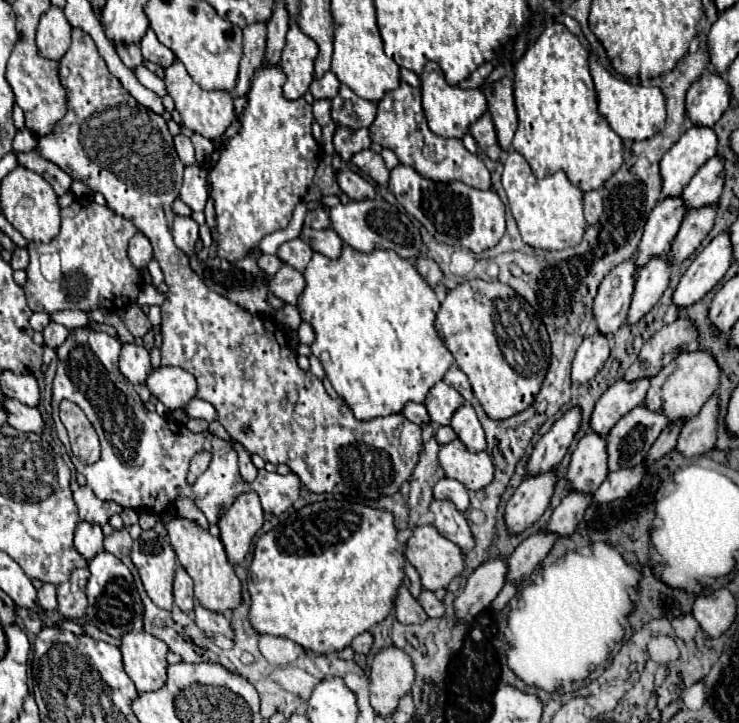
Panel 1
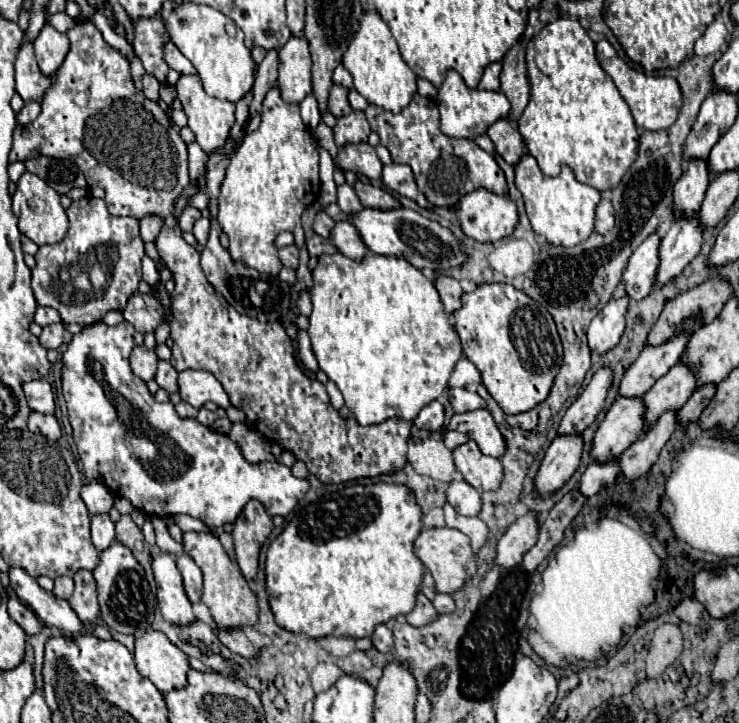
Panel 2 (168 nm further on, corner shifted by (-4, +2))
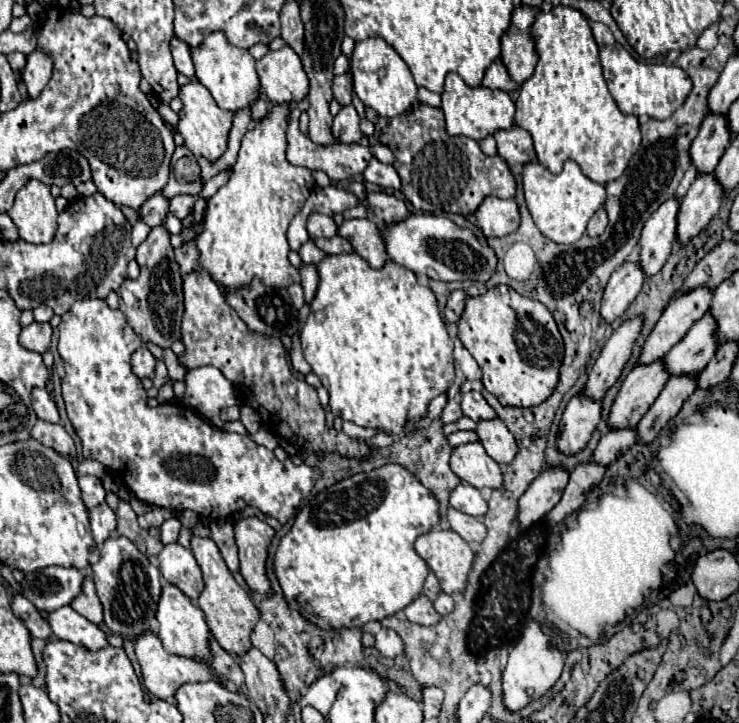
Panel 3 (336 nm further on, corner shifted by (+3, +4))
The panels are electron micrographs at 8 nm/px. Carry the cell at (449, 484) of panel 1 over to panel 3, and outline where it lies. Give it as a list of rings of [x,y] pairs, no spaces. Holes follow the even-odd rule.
[[[461,482],[453,492],[451,492],[451,506],[463,514],[469,514],[469,516],[485,516],[489,506],[487,502],[483,500],[481,492],[473,486],[469,486],[467,482]]]

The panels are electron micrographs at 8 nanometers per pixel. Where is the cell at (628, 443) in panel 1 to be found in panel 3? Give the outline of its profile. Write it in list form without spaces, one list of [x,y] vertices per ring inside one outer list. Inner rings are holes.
[[[705,312],[705,316],[691,326],[685,338],[665,354],[669,374],[697,376],[697,372],[701,372],[717,352],[719,344],[715,334],[717,334],[717,320],[711,316],[711,312]]]

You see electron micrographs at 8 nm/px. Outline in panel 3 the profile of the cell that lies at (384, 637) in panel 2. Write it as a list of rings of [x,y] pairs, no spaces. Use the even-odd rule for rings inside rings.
[[[381,628],[375,634],[375,648],[387,658],[397,658],[405,654],[405,644],[401,636],[397,636],[397,632],[393,632],[391,628]]]

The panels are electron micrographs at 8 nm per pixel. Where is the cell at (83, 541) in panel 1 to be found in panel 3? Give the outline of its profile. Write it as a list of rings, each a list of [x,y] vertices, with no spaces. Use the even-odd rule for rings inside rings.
[[[103,502],[103,504],[95,506],[93,510],[89,510],[89,522],[91,522],[93,538],[95,538],[97,544],[103,544],[117,528],[117,516],[107,506],[107,502]]]

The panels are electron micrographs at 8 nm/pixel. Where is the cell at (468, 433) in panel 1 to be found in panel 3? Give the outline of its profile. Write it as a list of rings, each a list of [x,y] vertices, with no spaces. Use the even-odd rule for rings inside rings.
[[[481,420],[477,428],[479,440],[485,446],[487,454],[499,462],[499,464],[511,464],[517,454],[517,442],[515,436],[509,432],[509,428],[499,420]]]

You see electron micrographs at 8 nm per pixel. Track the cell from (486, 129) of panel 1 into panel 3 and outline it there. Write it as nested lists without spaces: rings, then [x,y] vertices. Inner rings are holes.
[[[513,126],[511,130],[499,130],[493,134],[497,140],[497,154],[509,164],[529,164],[537,160],[533,140],[527,130]]]

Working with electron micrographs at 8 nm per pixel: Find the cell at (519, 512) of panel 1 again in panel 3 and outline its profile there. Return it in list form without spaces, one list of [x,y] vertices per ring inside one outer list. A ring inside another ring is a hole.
[[[583,392],[573,396],[559,424],[559,450],[565,454],[583,450],[601,420],[601,410],[601,400],[585,396]]]

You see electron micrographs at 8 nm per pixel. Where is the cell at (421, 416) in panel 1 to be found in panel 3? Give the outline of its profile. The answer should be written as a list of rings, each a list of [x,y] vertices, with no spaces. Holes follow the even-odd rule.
[[[451,400],[451,402],[445,406],[445,410],[443,410],[443,414],[441,414],[441,420],[443,420],[445,424],[451,424],[451,422],[457,422],[459,418],[463,418],[461,406],[459,406],[459,402]]]

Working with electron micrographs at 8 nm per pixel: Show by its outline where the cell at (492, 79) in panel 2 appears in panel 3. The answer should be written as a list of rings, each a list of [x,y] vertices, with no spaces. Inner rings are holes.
[[[497,58],[485,72],[483,78],[483,86],[491,88],[491,90],[505,90],[505,92],[513,92],[517,90],[517,82],[509,76],[505,64],[501,62],[501,58]]]

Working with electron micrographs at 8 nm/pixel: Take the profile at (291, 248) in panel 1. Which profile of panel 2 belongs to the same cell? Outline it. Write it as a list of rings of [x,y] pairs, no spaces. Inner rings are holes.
[[[312,234],[312,238],[306,238],[306,248],[308,248],[308,254],[312,260],[318,258],[320,254],[334,254],[336,252],[336,248],[326,238],[322,238],[318,234]]]

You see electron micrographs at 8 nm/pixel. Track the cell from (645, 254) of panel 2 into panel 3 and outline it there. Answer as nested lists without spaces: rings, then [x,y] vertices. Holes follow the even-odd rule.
[[[671,196],[665,200],[657,212],[649,216],[649,220],[643,226],[639,244],[641,244],[641,264],[645,270],[645,276],[657,274],[665,260],[669,258],[675,242],[677,242],[677,212],[679,212],[681,200]]]

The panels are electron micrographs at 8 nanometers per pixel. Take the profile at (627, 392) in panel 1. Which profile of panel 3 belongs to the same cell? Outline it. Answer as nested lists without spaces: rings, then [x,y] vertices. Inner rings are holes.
[[[709,286],[695,288],[693,292],[683,292],[669,302],[663,316],[649,334],[639,364],[651,364],[657,358],[663,358],[697,322],[713,300],[713,290]]]

